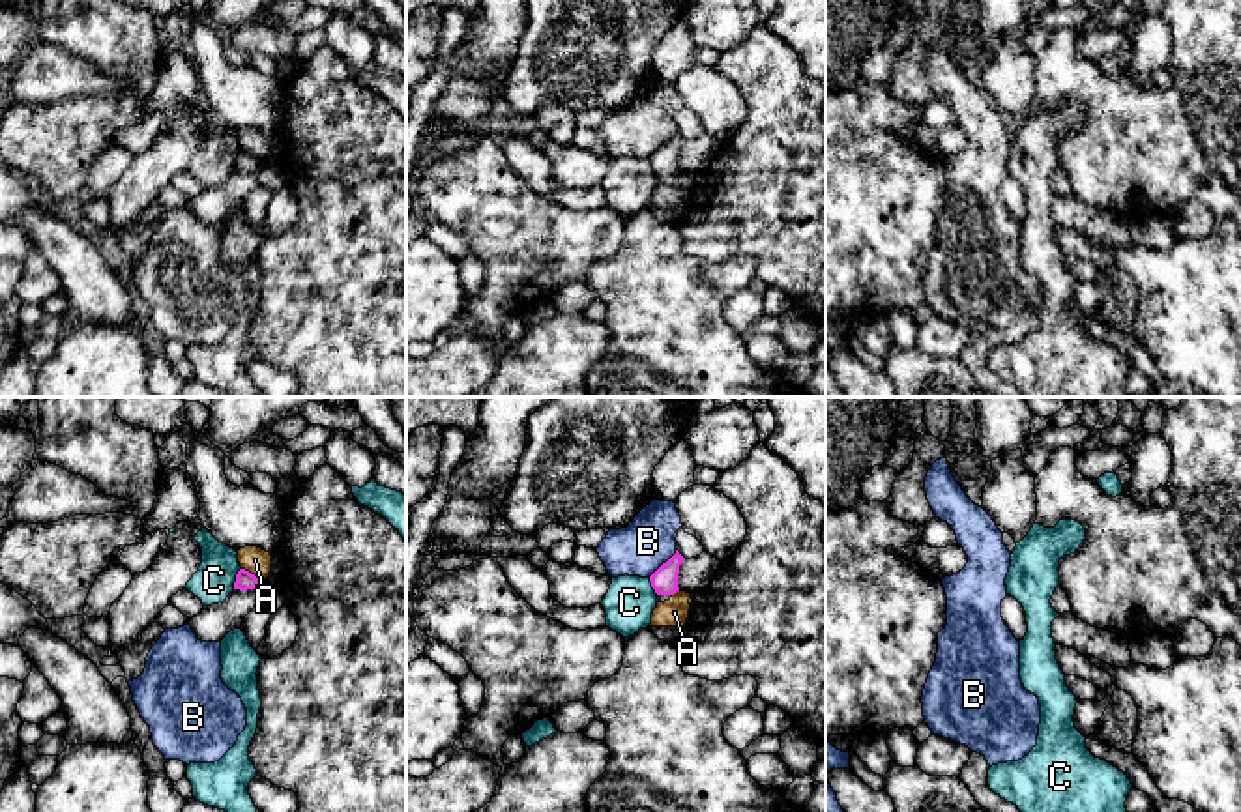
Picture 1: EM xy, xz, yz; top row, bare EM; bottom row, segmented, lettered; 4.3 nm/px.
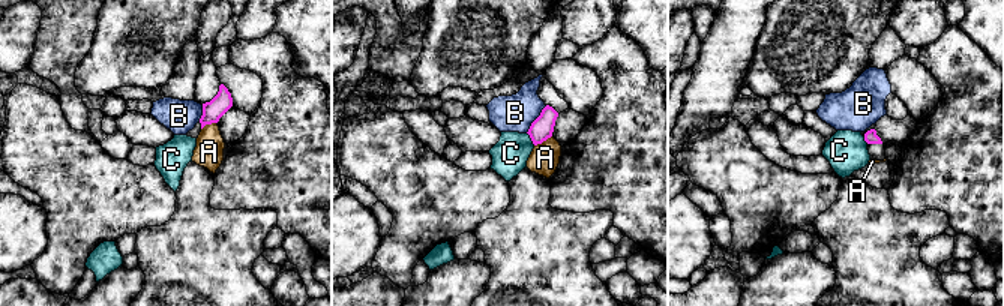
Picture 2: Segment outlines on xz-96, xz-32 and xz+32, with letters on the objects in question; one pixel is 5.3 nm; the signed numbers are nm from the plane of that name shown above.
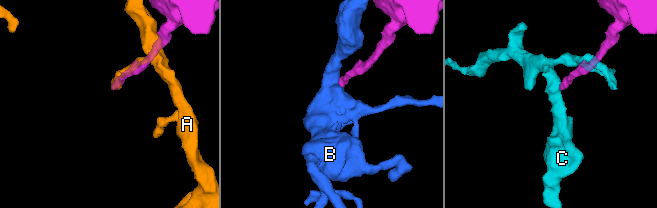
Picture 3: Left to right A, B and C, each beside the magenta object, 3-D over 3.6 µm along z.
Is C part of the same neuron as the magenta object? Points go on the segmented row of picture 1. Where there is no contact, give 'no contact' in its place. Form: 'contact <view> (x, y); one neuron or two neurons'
contact xy (236, 579); two neurons

